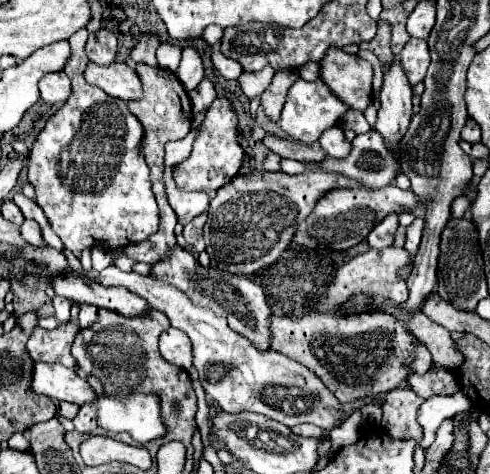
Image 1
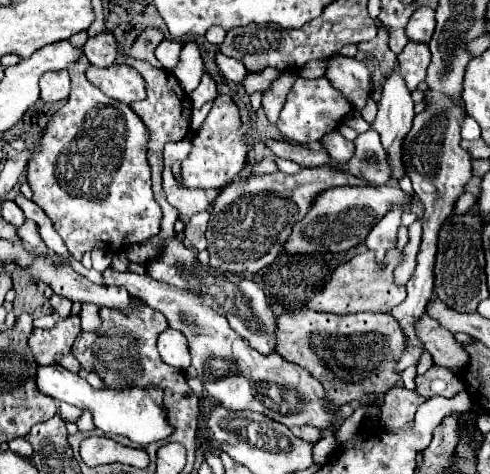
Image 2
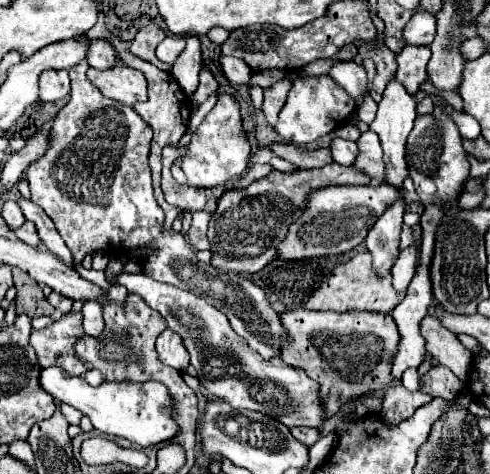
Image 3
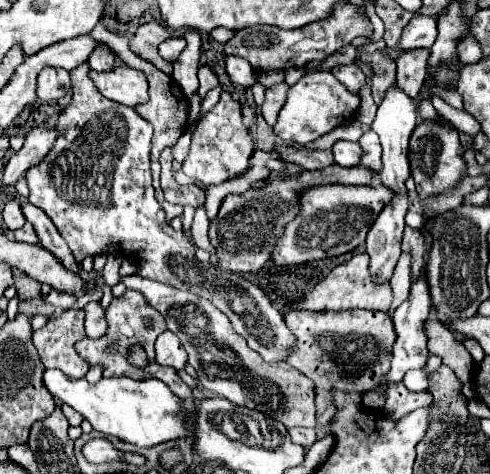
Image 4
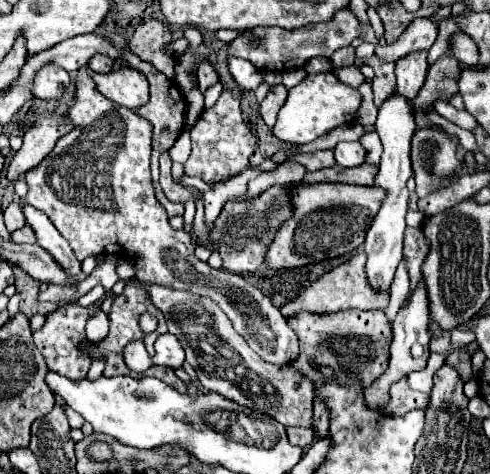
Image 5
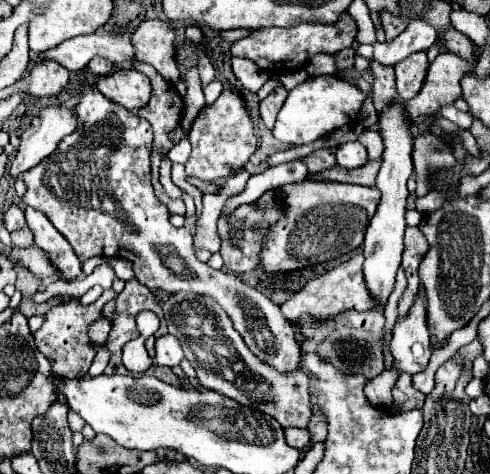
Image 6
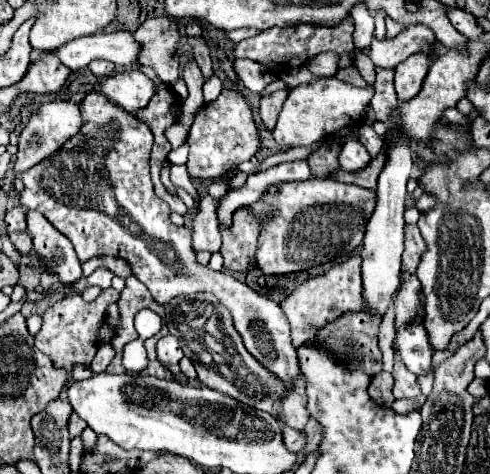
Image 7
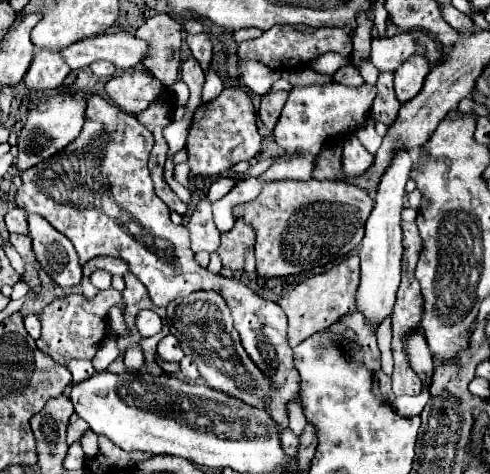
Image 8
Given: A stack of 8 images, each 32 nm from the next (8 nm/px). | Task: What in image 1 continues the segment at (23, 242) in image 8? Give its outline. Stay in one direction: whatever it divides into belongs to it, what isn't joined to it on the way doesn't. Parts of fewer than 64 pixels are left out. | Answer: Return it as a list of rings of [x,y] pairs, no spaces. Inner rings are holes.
[[[24,220],[24,224],[20,226],[24,240],[28,240],[28,244],[32,246],[42,246],[44,238],[40,236],[40,226],[34,220]]]

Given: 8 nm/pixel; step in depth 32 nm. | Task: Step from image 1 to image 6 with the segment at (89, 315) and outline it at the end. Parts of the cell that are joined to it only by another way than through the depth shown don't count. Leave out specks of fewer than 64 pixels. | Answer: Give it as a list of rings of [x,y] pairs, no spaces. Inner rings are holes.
[[[100,314],[100,316],[98,316],[98,318],[88,326],[90,342],[96,344],[96,346],[100,346],[100,344],[106,342],[108,332],[110,332],[110,322],[108,322],[108,318],[106,318],[104,314]]]

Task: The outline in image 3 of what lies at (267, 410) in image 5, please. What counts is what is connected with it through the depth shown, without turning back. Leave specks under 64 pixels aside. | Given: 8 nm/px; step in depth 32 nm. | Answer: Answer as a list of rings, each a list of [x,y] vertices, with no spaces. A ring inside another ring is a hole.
[[[120,272],[116,276],[116,284],[122,284],[128,288],[128,292],[142,296],[142,300],[158,310],[166,322],[168,328],[172,328],[174,332],[178,332],[188,348],[190,354],[190,362],[198,372],[198,378],[202,382],[202,386],[218,400],[224,400],[226,404],[230,404],[234,410],[256,410],[256,412],[264,412],[266,416],[272,416],[274,420],[280,420],[284,426],[292,428],[292,426],[314,426],[320,428],[324,424],[324,408],[322,408],[322,398],[320,398],[320,386],[306,374],[300,372],[298,368],[292,368],[290,364],[282,362],[280,356],[274,356],[272,360],[264,360],[256,350],[248,348],[248,344],[244,344],[244,338],[240,338],[232,328],[228,318],[218,312],[214,306],[210,306],[208,302],[204,302],[200,296],[180,290],[176,286],[164,284],[164,282],[156,282],[144,274],[128,274],[128,272]]]

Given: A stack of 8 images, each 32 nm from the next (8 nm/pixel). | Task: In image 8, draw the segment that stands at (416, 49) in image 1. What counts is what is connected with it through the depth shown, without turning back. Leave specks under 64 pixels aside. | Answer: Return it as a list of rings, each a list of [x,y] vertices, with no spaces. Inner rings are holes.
[[[414,54],[410,56],[396,72],[394,72],[394,90],[396,90],[396,98],[400,102],[408,102],[412,100],[424,84],[426,74],[430,72],[430,64],[428,60],[424,60],[424,56]]]

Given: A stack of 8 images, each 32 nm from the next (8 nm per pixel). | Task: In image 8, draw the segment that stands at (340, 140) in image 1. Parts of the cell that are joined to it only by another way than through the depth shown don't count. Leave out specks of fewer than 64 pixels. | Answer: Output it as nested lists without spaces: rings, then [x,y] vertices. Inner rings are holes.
[[[356,136],[348,138],[342,150],[342,168],[348,176],[358,176],[366,172],[374,162],[374,156],[356,140]]]

